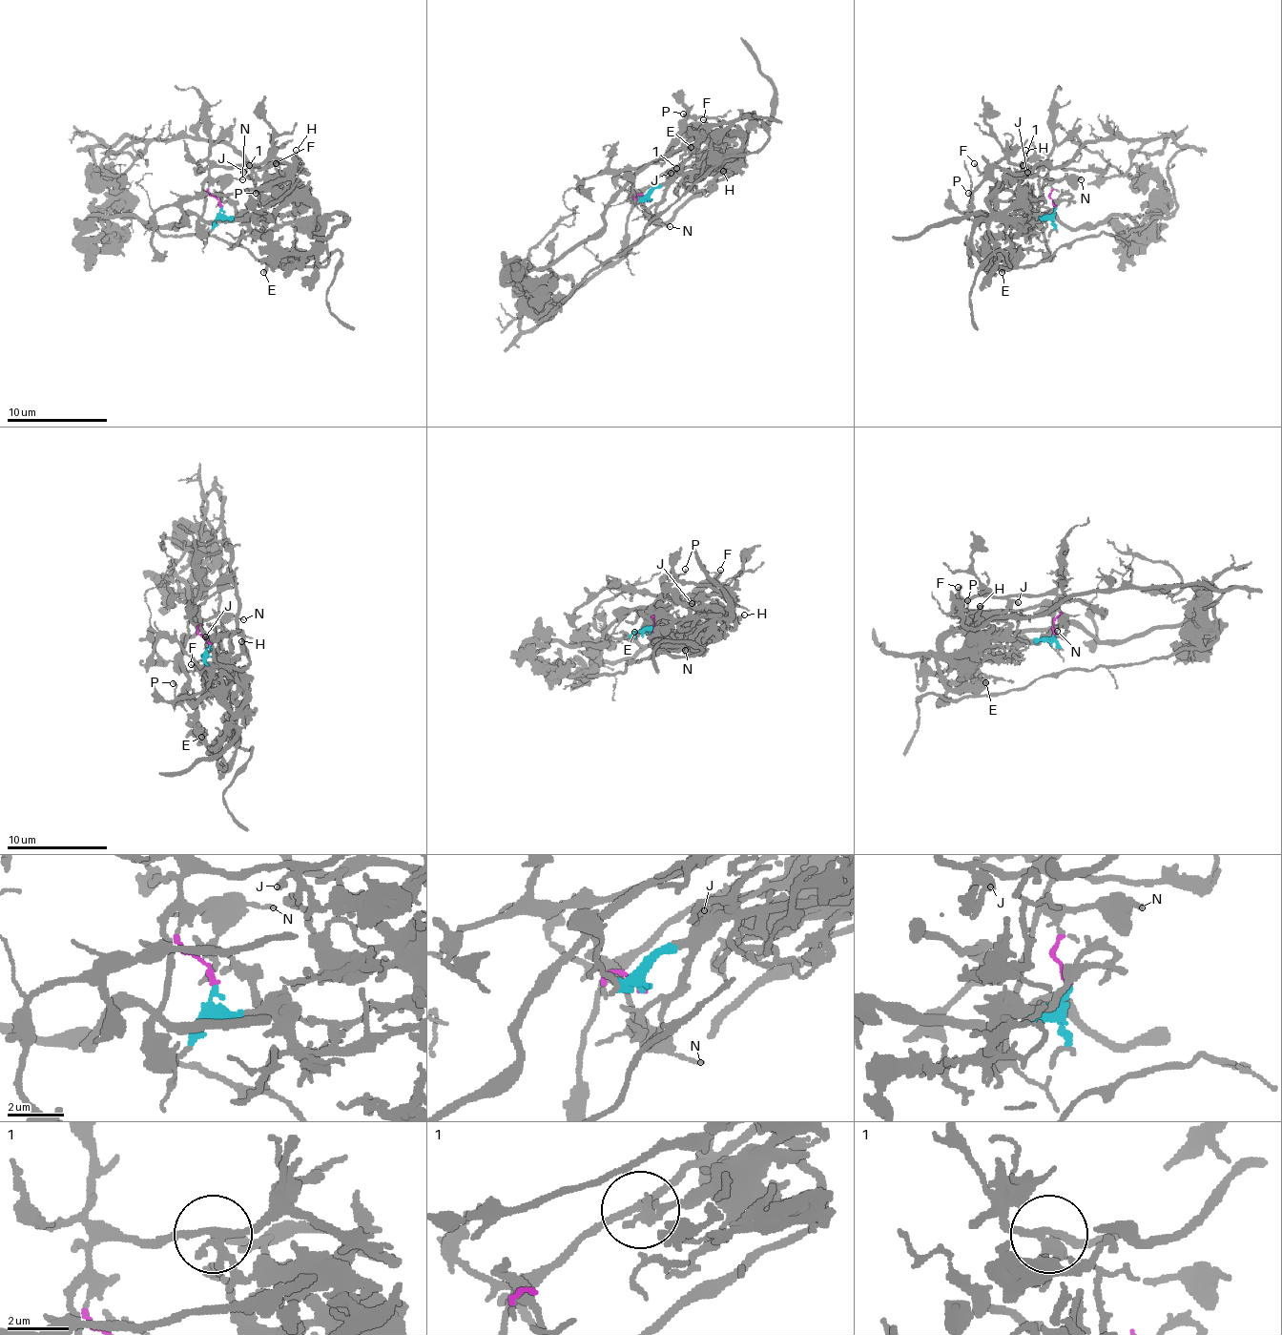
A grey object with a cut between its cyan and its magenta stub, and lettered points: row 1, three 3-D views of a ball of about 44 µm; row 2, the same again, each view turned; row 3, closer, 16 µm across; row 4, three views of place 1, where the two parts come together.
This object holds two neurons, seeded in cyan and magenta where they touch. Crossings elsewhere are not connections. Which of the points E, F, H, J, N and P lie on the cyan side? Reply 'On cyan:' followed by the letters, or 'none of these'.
On cyan: E, H, J

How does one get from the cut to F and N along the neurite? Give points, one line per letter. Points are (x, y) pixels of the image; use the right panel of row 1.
F: (1055, 207), (1045, 167), (1015, 165), (1007, 157), (982, 173), (975, 162)
N: (1055, 207), (1050, 185), (1061, 179), (1081, 179)

